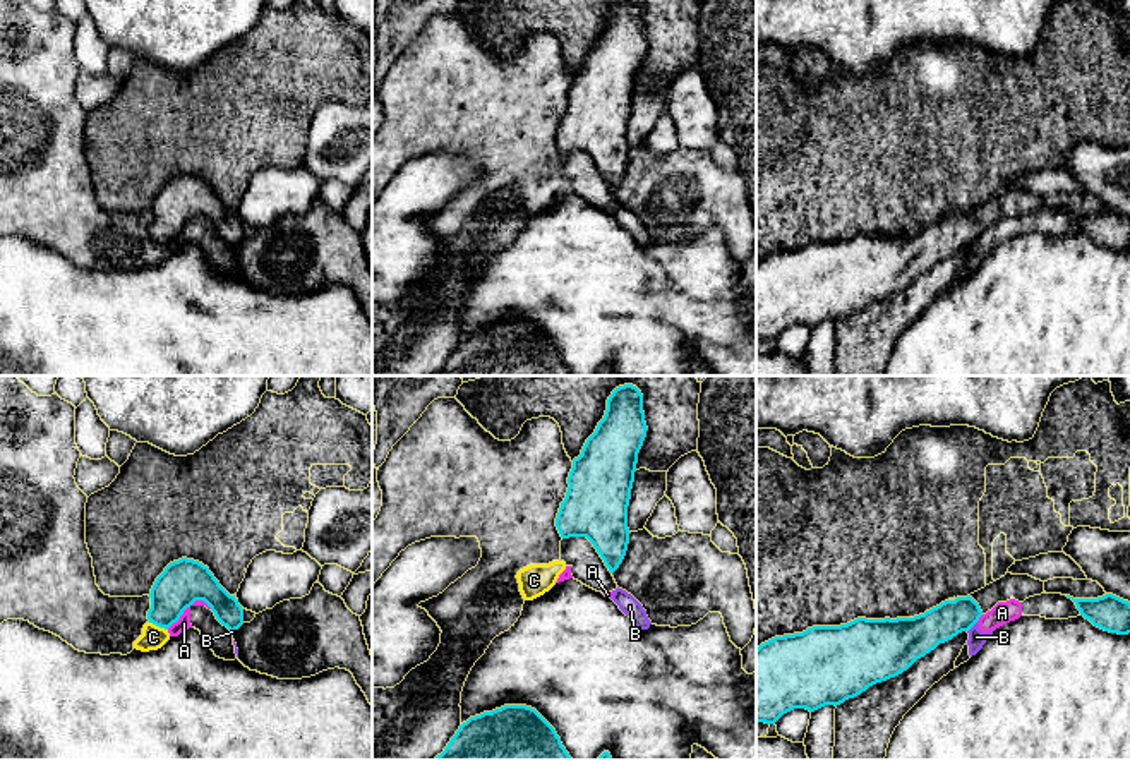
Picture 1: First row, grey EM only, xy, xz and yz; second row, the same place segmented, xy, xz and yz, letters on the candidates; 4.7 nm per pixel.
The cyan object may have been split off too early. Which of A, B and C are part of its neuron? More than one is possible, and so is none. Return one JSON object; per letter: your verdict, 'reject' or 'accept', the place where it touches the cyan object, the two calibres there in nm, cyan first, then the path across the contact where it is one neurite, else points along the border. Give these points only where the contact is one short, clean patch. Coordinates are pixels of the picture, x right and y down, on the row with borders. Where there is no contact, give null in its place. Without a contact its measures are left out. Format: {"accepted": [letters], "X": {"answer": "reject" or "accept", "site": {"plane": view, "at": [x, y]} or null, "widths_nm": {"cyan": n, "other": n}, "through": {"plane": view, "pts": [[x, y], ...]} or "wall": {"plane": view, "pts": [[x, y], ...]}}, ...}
{"accepted": [], "A": {"answer": "reject", "site": {"plane": "xy", "at": [187, 606]}, "widths_nm": {"cyan": 200, "other": 60}}, "B": {"answer": "reject", "site": {"plane": "yz", "at": [973, 625]}, "widths_nm": {"cyan": 180, "other": 80}, "wall": {"plane": "yz", "pts": [[976, 621], [967, 632]]}}, "C": {"answer": "reject", "site": {"plane": "xy", "at": [158, 625]}, "widths_nm": {"cyan": 200, "other": 120}, "wall": {"plane": "xy", "pts": [[150, 621], [167, 630]]}}}

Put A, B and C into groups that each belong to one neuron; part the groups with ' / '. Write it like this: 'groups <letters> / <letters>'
groups A B C

